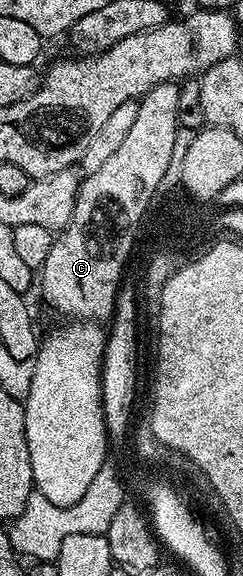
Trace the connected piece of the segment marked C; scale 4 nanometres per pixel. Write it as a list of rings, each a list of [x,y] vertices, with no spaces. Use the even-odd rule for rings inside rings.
[[[179,82],[159,83],[154,85],[154,89],[150,89],[138,102],[138,117],[134,120],[134,126],[126,132],[126,137],[122,141],[122,145],[118,145],[118,150],[106,160],[106,165],[102,165],[102,169],[91,172],[81,182],[80,192],[76,195],[76,205],[74,213],[70,217],[70,221],[52,240],[52,248],[50,254],[46,256],[44,266],[38,272],[38,291],[40,287],[40,295],[57,311],[60,315],[65,315],[68,321],[104,321],[111,320],[116,303],[116,292],[124,275],[120,269],[121,260],[124,259],[125,252],[128,251],[129,243],[132,240],[132,232],[135,230],[136,220],[140,217],[140,211],[143,211],[145,199],[148,199],[149,191],[155,187],[157,181],[162,181],[169,174],[168,166],[172,163],[172,154],[176,151],[176,130],[180,127],[180,87]]]

